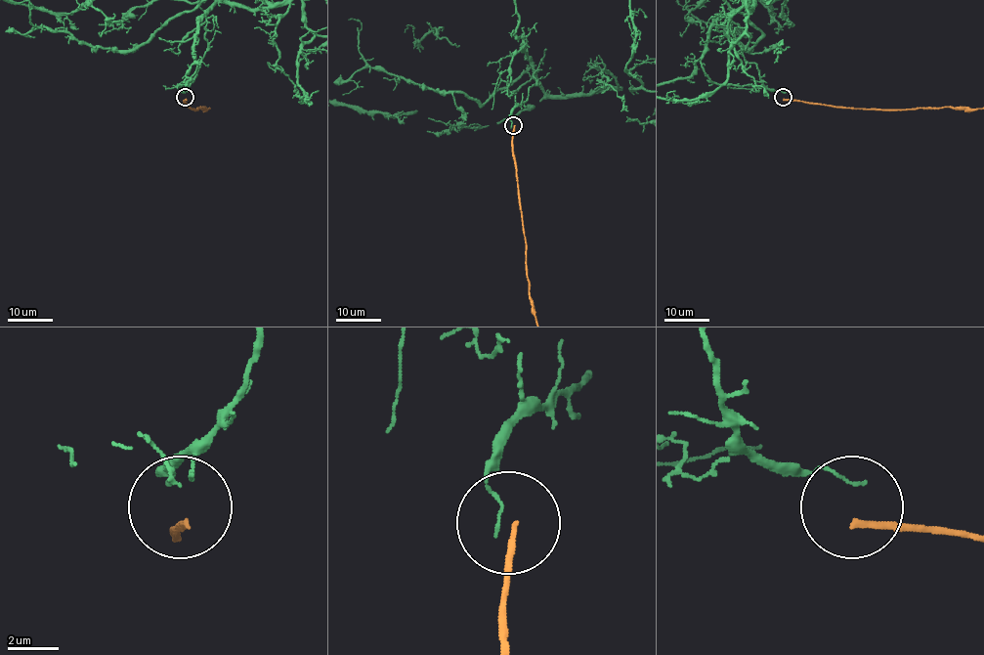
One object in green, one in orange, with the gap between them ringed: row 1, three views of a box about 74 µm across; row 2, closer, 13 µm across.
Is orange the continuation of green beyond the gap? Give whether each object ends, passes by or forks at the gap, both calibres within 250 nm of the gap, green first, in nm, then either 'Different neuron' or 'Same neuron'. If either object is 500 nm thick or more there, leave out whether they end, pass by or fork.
At the ring green ends. At the ring orange ends. Thickness 140 nm (green) against 220 nm. Different neuron

